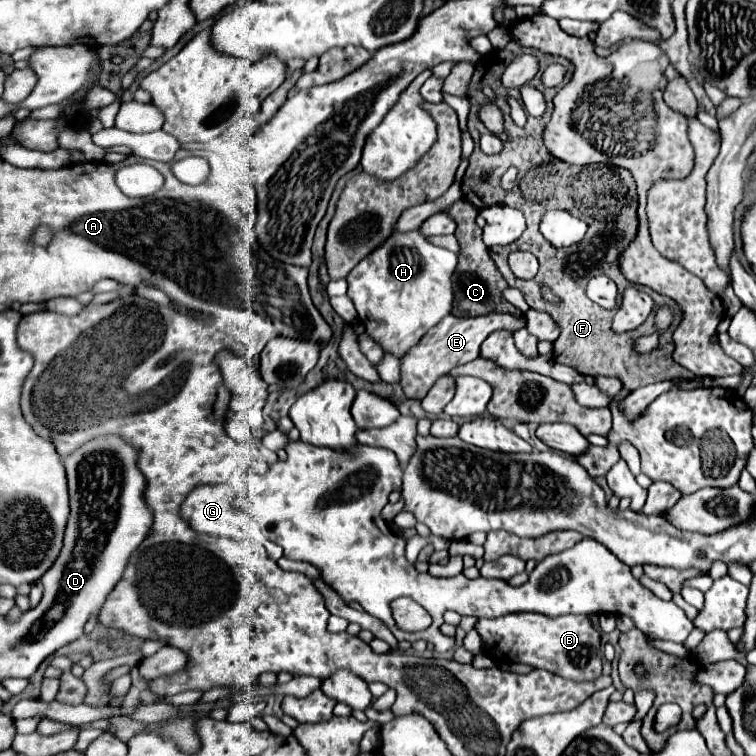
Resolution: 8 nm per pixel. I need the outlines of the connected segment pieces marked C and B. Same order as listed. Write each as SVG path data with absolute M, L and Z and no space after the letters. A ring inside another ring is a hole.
M459 199L457 203L453 203L449 207L449 215L457 221L455 235L461 245L459 265L453 273L453 291L455 291L453 313L459 317L477 317L477 315L487 315L491 311L505 311L505 313L521 315L521 311L517 307L513 307L509 301L505 301L505 297L503 297L507 281L503 279L503 275L495 267L493 259L489 257L489 249L485 247L485 243L481 239L481 229L475 223L477 209L469 201Z
M511 613L497 619L477 619L475 629L483 639L485 655L497 663L527 663L573 681L593 681L601 675L601 635L589 615L547 617L539 613Z

